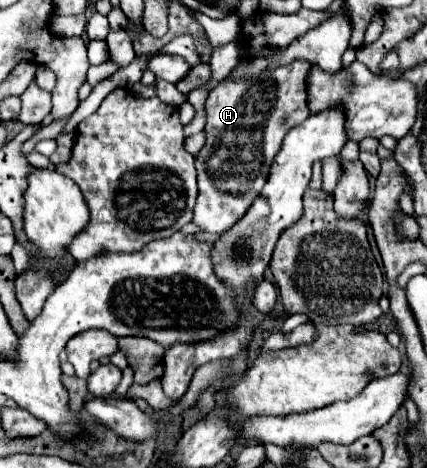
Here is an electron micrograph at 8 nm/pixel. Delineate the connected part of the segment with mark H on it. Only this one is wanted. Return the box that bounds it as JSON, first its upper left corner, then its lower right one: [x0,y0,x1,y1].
[194,60,310,234]

